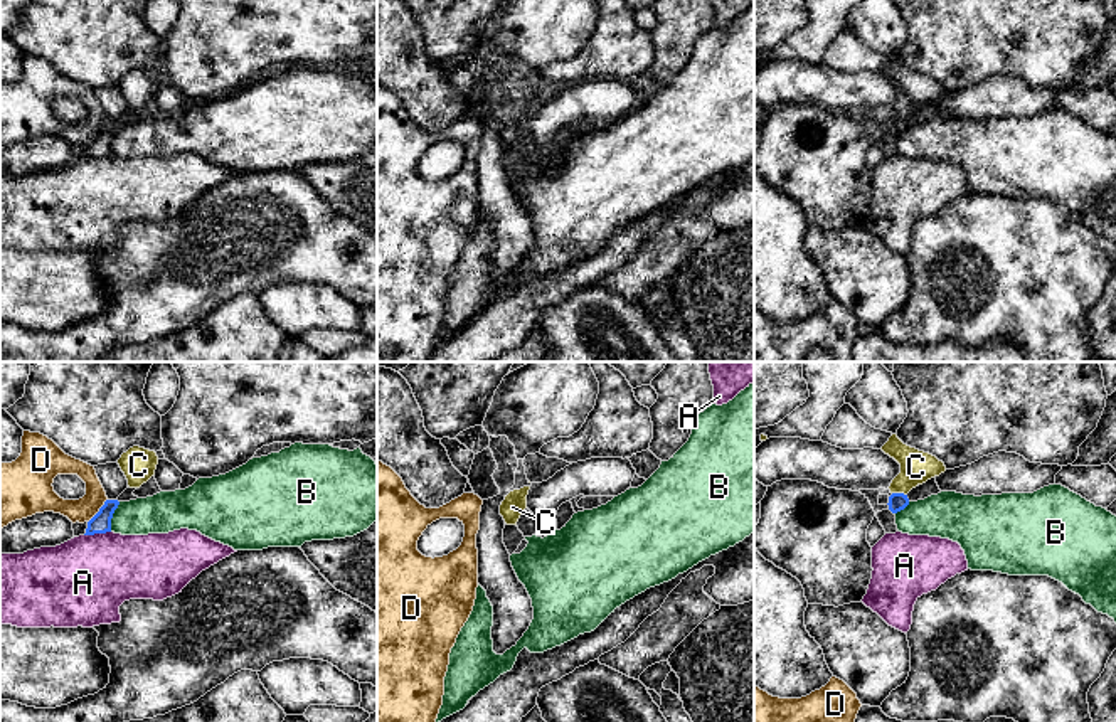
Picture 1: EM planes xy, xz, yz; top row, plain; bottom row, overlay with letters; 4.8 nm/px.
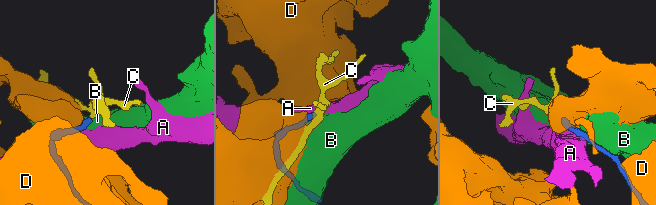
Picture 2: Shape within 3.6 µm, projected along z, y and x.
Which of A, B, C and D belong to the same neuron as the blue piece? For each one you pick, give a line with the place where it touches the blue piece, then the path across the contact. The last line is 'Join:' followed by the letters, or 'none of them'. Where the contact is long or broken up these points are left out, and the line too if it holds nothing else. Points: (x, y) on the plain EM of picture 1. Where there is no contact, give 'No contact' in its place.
C: Touches blue at yz (899, 116). Path across: yz (898, 125), (899, 116), (916, 90)
Join: C

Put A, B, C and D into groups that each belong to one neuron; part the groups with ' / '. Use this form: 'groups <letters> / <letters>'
groups A / B / C / D

